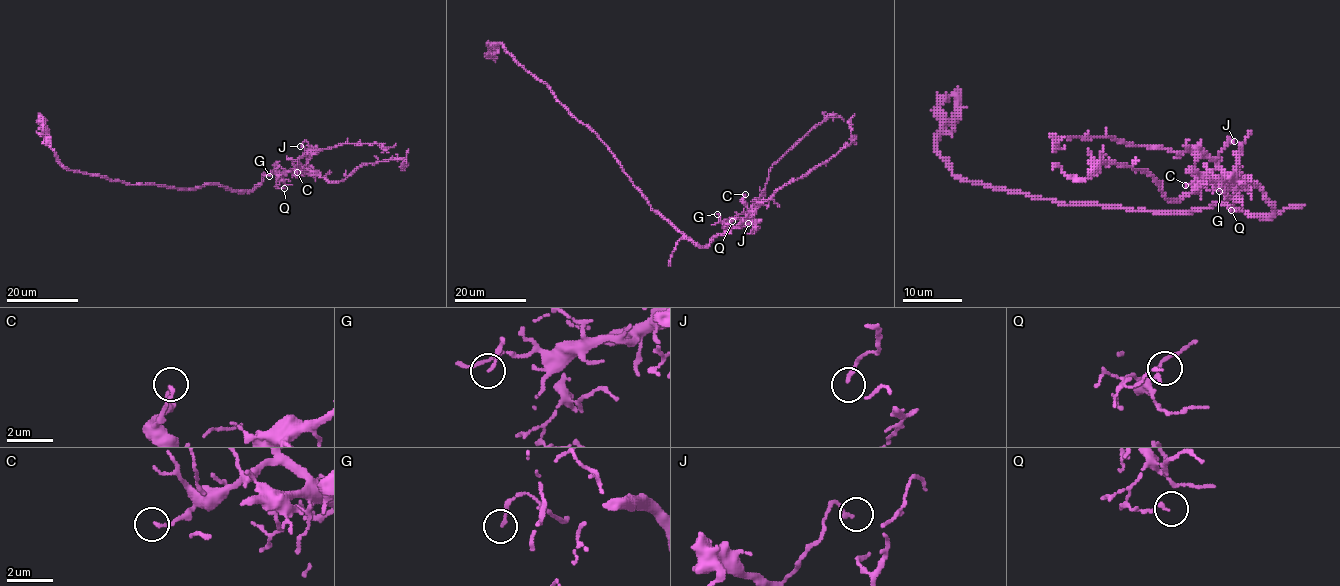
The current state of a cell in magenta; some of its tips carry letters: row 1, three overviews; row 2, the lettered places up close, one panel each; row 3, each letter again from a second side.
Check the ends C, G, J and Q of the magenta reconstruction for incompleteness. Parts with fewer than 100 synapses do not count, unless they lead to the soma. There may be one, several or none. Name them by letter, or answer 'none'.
none

